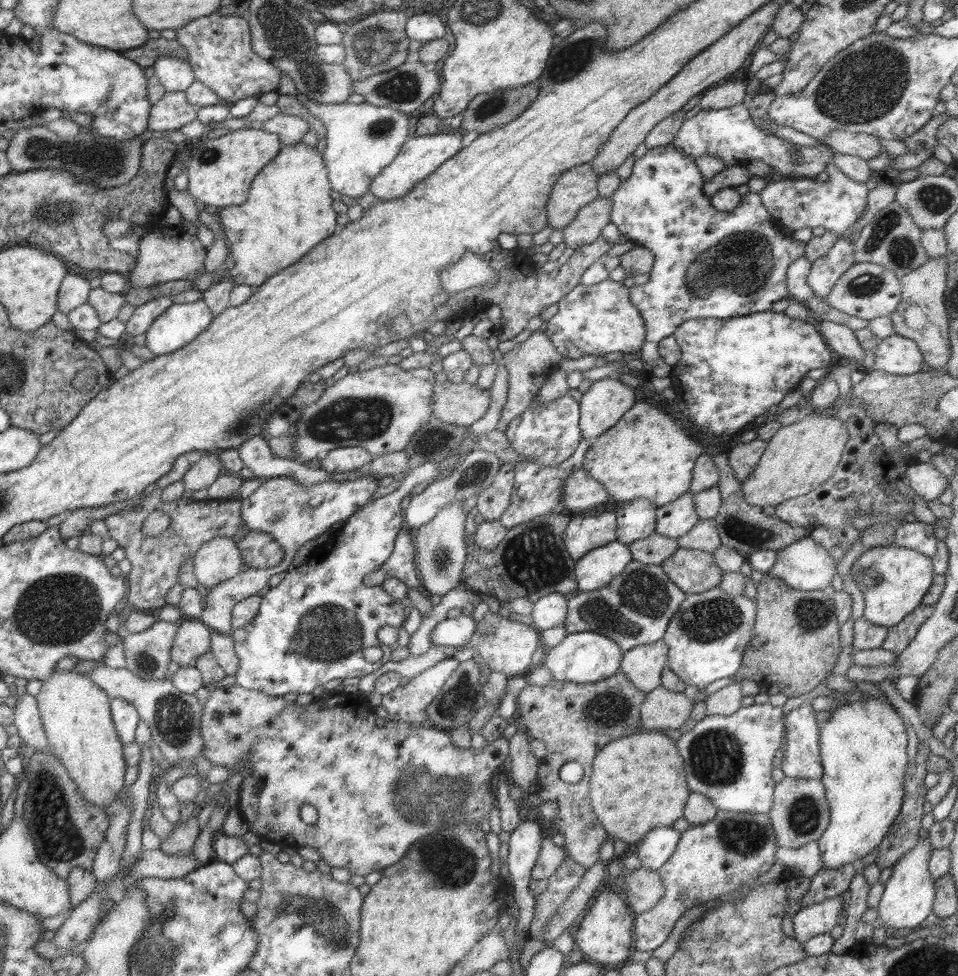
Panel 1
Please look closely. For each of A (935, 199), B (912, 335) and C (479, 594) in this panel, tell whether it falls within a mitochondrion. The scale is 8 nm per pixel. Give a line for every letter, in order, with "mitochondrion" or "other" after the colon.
A: mitochondrion
B: other
C: other

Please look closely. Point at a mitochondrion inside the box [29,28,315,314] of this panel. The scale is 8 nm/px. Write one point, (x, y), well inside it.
(209, 156)

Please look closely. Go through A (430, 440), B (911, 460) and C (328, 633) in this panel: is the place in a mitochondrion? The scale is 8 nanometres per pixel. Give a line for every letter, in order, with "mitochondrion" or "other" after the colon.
A: mitochondrion
B: other
C: mitochondrion

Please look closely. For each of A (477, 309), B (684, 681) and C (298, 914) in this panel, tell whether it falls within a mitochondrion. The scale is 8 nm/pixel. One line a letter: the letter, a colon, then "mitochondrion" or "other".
A: other
B: other
C: mitochondrion

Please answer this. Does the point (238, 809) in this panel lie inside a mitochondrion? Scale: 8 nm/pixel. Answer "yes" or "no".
no

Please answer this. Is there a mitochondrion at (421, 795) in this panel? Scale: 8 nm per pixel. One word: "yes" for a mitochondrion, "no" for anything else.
yes

